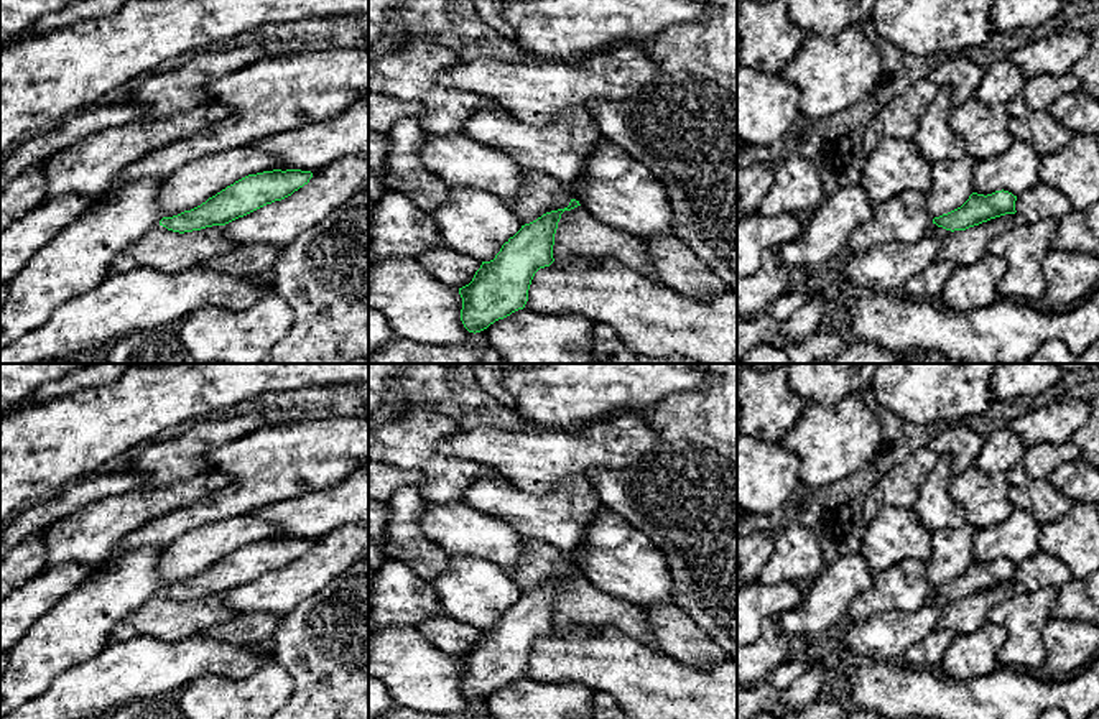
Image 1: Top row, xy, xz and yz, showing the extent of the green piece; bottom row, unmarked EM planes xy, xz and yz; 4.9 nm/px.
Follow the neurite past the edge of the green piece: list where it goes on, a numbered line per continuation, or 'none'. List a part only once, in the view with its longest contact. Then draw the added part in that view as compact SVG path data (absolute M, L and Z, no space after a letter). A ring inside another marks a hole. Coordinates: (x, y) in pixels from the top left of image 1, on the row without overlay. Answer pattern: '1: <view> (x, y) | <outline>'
none

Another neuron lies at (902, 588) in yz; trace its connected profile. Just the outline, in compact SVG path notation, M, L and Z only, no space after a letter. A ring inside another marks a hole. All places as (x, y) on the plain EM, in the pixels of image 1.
M903 559L874 573L874 586L852 599L847 622L864 622L882 612L915 612L933 592L928 568L918 559Z

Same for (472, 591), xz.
M449 553L449 568L431 579L443 615L479 630L490 630L522 591L498 564Z

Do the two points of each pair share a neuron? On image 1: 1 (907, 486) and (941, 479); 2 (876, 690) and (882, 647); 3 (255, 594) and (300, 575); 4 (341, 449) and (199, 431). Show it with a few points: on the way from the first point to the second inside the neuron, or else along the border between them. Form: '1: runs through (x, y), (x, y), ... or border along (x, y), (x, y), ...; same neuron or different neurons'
1: border along (938, 456), (912, 507); different neurons
2: border along (866, 660), (899, 662); different neurons
3: runs through (267, 594), (278, 593), (288, 586); same neuron
4: border along (277, 423), (267, 423), (217, 445), (206, 454); different neurons

